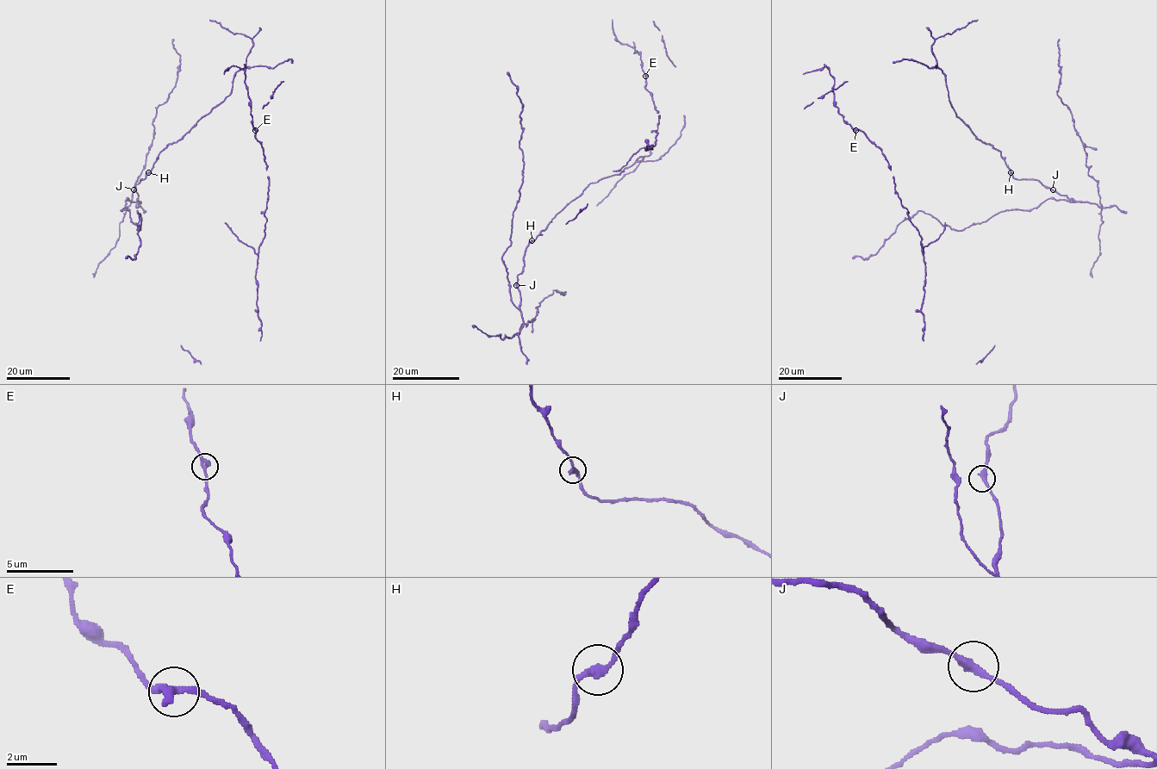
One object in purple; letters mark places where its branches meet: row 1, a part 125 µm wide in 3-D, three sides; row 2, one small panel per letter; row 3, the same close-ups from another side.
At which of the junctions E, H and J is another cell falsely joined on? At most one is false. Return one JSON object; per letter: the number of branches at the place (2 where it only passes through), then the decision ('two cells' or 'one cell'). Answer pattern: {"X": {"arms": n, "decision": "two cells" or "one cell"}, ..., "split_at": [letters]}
{"E": {"arms": 2, "decision": "one cell"}, "H": {"arms": 2, "decision": "one cell"}, "J": {"arms": 2, "decision": "one cell"}, "split_at": []}

